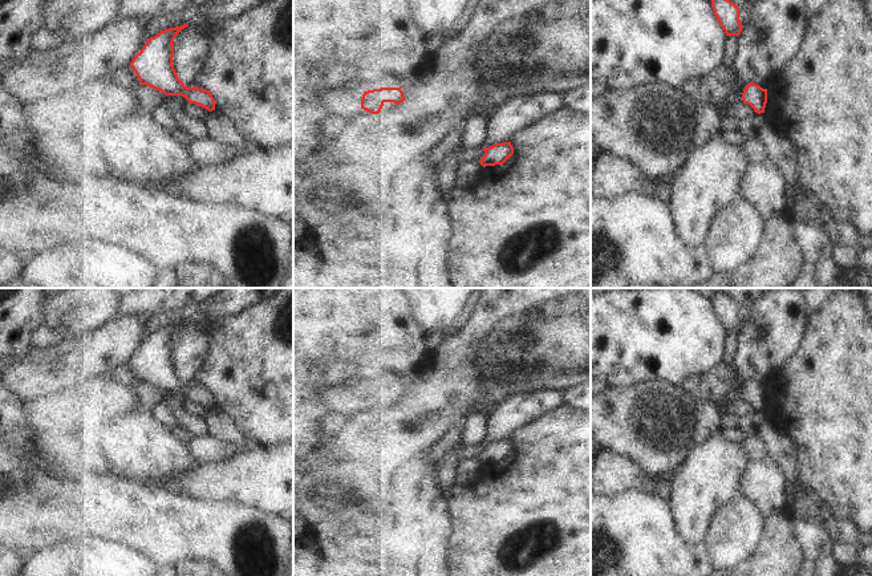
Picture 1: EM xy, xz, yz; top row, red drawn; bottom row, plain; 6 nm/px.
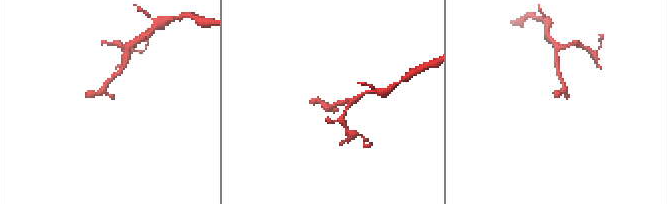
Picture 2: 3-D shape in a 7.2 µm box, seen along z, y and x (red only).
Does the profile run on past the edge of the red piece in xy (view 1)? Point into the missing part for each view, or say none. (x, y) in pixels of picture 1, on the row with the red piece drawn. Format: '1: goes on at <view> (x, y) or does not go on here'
1: does not go on here

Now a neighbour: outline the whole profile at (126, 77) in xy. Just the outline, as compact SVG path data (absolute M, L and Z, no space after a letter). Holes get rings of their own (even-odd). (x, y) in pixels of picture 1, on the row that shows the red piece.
M130 65L118 70L111 78L130 90L134 90L139 85L139 80Z

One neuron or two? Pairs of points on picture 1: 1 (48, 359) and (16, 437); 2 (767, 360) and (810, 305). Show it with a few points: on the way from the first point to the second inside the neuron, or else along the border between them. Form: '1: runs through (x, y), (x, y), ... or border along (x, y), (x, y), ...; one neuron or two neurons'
1: border along (13, 392), (23, 402); two neurons
2: border along (803, 301), (803, 312), (808, 319); two neurons

